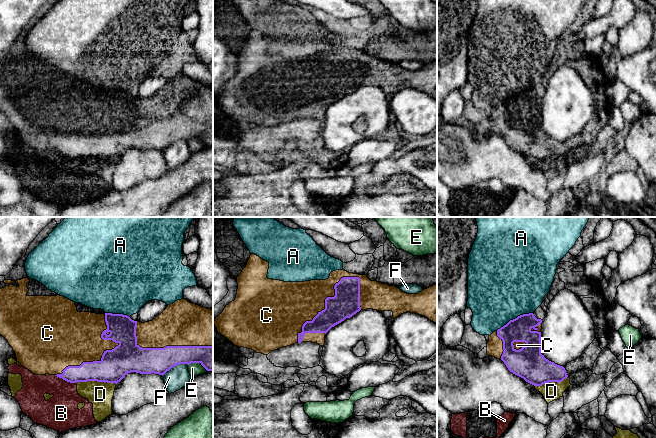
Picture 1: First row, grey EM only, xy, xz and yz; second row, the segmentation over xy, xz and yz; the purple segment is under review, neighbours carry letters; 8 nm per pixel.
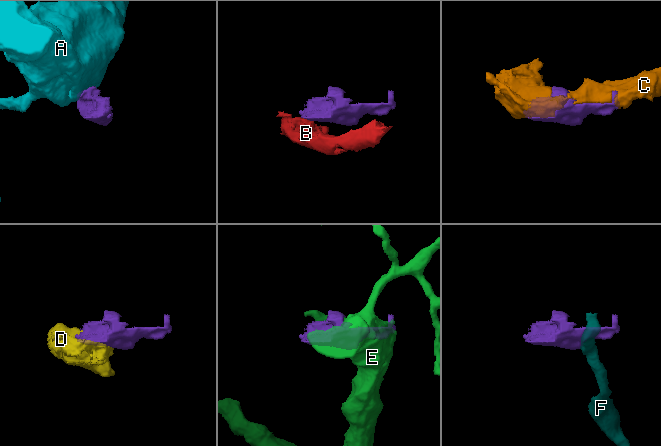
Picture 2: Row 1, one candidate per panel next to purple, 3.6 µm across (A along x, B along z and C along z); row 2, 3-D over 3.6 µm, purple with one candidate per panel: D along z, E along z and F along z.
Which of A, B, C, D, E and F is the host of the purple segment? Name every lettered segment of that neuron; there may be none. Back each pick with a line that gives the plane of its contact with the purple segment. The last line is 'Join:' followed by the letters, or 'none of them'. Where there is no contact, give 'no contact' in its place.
C: meets purple in xz
Join: C

